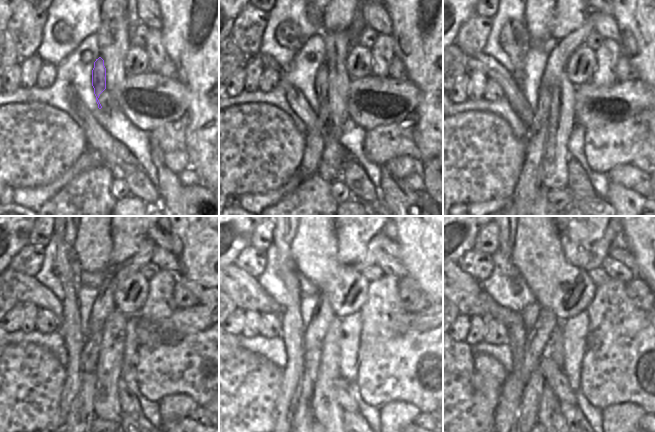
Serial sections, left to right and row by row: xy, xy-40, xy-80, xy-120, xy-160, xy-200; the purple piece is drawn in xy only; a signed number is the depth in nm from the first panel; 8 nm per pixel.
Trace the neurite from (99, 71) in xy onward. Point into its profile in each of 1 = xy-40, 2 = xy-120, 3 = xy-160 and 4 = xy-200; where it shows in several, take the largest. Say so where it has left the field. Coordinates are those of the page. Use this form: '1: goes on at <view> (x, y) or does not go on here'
1: goes on at xy-40 (316, 136)
2: goes on at xy-120 (89, 356)
3: goes on at xy-160 (312, 357)
4: goes on at xy-200 (530, 403)

